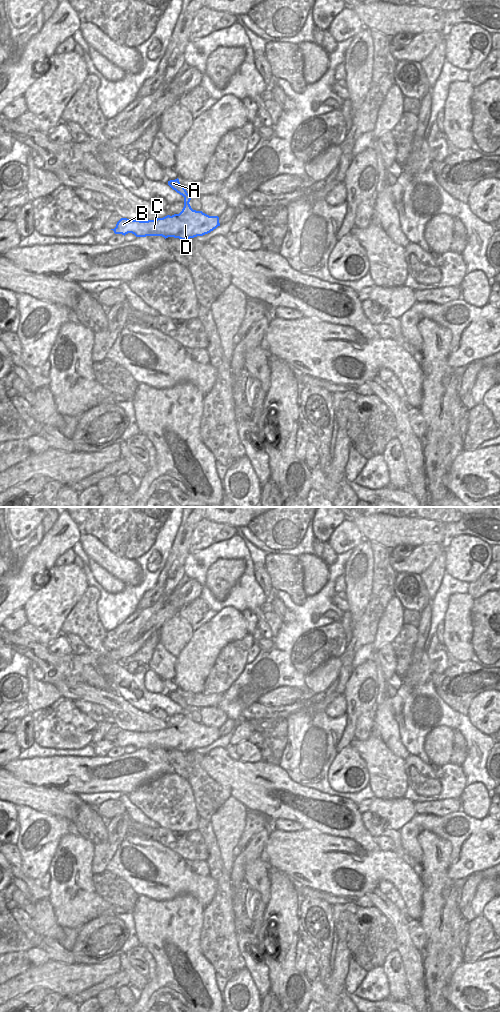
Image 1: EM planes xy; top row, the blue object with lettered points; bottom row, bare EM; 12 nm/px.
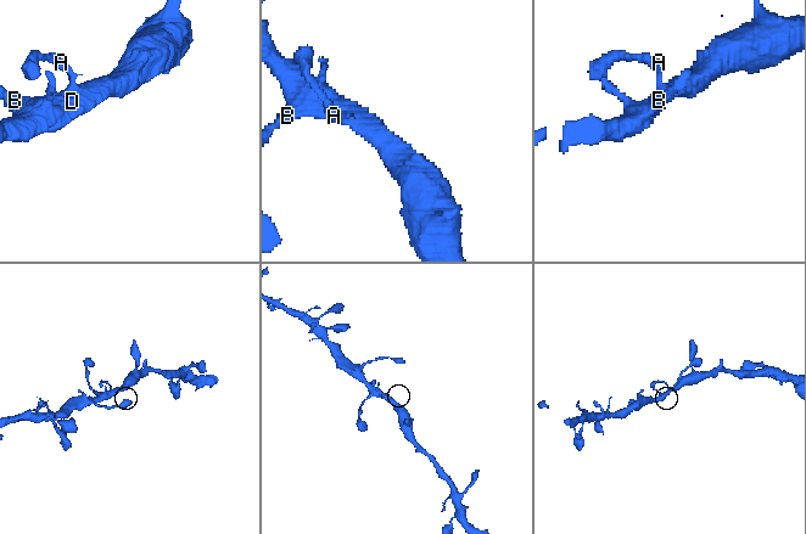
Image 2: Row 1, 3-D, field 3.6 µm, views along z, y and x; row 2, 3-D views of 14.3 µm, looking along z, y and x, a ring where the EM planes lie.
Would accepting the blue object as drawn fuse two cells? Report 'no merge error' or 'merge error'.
no merge error

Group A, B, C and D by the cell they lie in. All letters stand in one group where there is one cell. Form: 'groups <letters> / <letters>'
groups A B C D

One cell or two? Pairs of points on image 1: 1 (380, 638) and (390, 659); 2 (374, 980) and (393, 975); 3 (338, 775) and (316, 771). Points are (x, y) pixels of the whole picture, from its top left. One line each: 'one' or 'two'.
1: two
2: two
3: two

